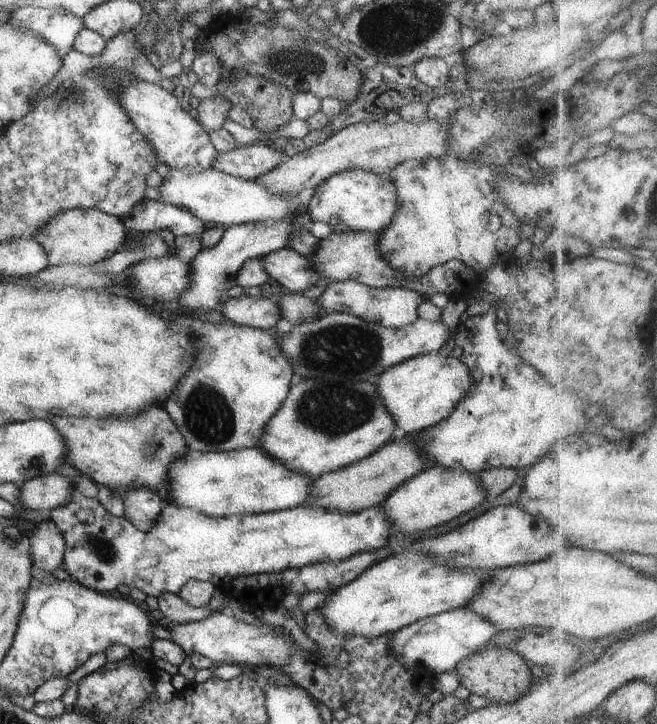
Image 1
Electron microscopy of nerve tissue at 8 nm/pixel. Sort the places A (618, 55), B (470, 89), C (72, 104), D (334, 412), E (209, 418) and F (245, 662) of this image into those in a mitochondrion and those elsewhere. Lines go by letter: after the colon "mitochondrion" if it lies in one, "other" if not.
A: other
B: other
C: mitochondrion
D: mitochondrion
E: mitochondrion
F: other

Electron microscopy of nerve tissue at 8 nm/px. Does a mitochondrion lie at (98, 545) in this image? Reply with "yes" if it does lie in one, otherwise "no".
yes

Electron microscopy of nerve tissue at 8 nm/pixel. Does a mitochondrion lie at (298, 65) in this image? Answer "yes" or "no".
yes

